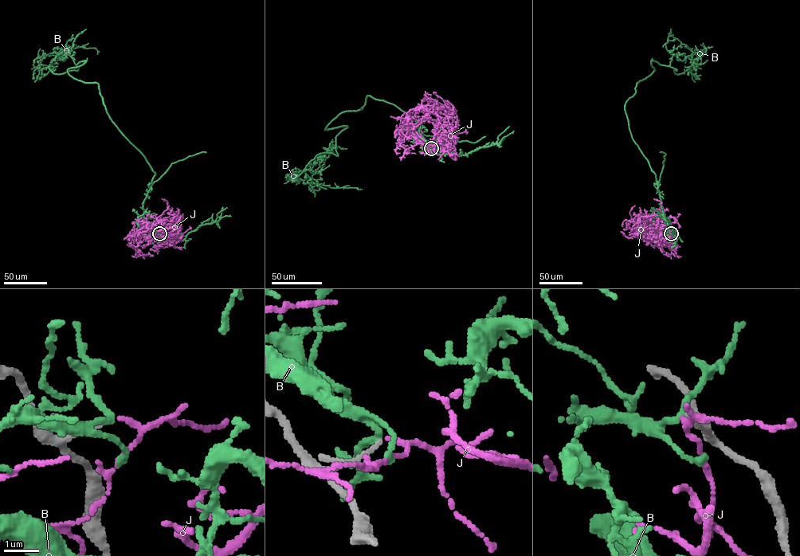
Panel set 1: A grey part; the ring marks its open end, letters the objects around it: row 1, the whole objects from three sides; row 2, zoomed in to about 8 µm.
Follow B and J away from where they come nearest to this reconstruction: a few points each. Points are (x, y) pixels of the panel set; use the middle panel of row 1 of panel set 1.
B: (431, 148), (369, 95), (325, 128), (347, 127), (337, 156), (304, 169), (359, 189)
J: (432, 148), (425, 143), (435, 145), (452, 131), (449, 116), (428, 104), (437, 101), (442, 107)

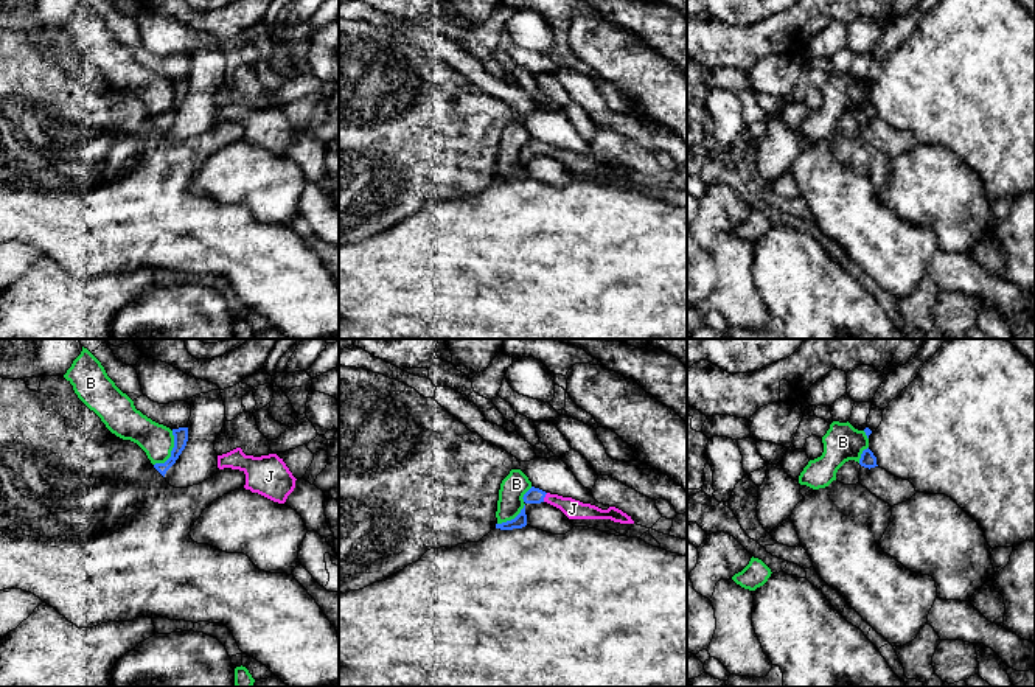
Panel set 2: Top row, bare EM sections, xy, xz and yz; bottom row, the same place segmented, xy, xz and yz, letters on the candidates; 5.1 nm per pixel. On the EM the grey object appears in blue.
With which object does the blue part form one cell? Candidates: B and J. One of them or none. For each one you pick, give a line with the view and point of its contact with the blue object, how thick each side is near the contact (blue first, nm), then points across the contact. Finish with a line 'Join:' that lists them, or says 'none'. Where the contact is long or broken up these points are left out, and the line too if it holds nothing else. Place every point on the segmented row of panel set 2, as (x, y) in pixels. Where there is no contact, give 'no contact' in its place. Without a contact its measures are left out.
J: contact xz (544, 496); calibres 80 and 100 nm; way xz (533, 495), (544, 496), (572, 509)
Join: J

